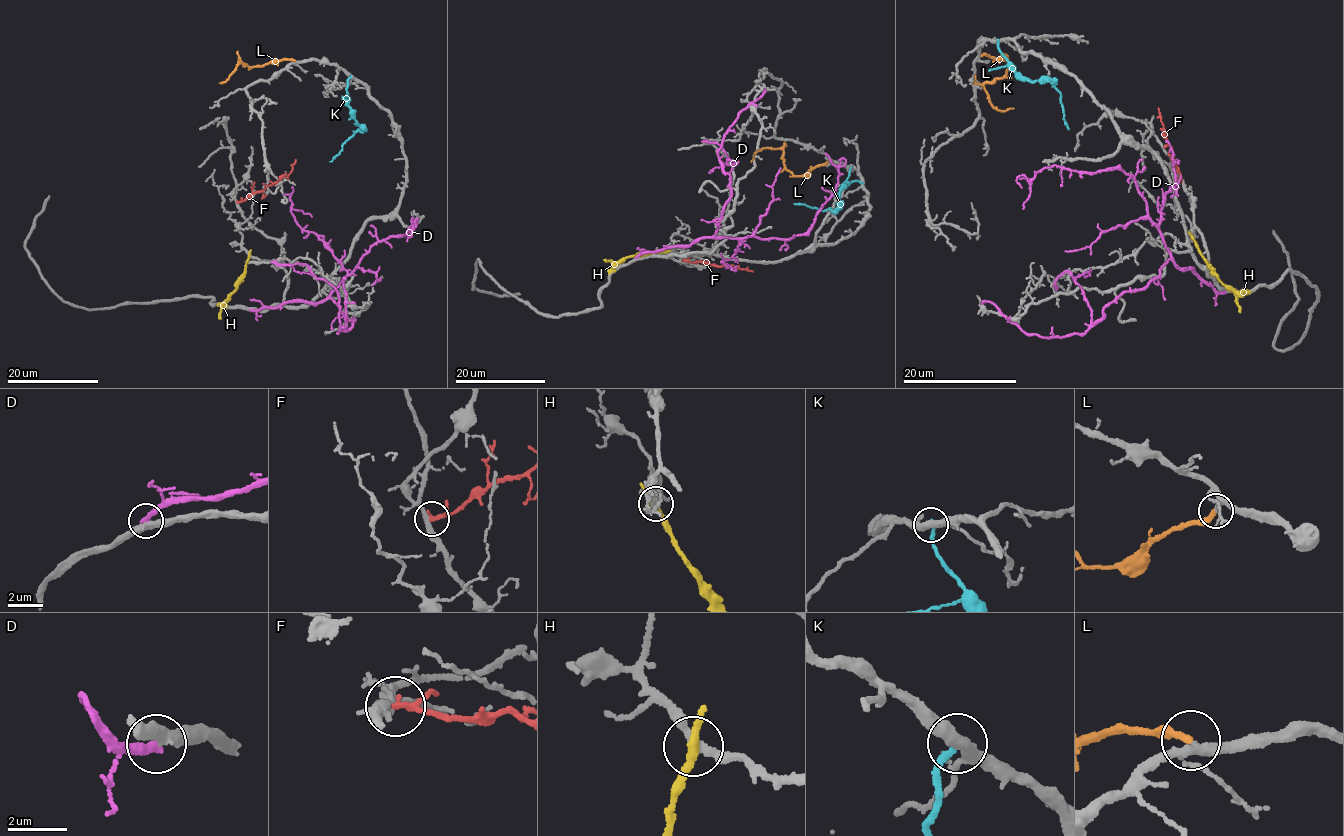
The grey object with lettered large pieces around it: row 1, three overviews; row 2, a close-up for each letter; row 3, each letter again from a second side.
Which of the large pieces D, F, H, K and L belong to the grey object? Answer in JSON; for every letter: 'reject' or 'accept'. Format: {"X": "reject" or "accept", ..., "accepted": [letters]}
{"D": "reject", "F": "reject", "H": "reject", "K": "reject", "L": "accept", "accepted": ["L"]}

